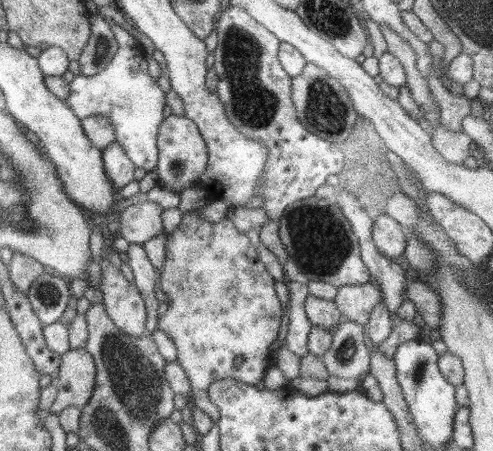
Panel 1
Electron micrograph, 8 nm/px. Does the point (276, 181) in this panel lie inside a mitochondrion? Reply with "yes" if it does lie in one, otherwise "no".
no

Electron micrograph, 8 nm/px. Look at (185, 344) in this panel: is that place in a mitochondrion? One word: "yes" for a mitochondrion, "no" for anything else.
no

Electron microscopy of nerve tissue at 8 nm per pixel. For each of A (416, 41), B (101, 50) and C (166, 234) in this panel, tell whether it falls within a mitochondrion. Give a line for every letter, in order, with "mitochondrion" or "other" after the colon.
A: other
B: mitochondrion
C: other

